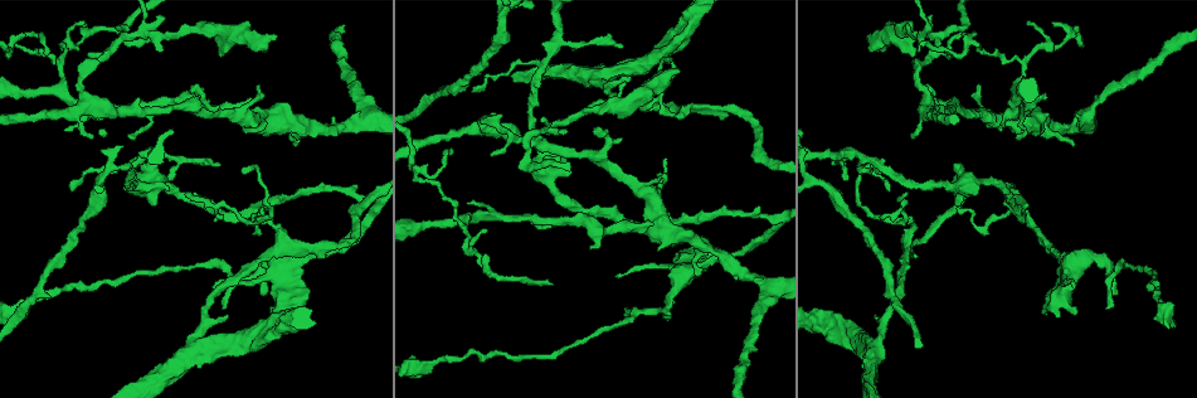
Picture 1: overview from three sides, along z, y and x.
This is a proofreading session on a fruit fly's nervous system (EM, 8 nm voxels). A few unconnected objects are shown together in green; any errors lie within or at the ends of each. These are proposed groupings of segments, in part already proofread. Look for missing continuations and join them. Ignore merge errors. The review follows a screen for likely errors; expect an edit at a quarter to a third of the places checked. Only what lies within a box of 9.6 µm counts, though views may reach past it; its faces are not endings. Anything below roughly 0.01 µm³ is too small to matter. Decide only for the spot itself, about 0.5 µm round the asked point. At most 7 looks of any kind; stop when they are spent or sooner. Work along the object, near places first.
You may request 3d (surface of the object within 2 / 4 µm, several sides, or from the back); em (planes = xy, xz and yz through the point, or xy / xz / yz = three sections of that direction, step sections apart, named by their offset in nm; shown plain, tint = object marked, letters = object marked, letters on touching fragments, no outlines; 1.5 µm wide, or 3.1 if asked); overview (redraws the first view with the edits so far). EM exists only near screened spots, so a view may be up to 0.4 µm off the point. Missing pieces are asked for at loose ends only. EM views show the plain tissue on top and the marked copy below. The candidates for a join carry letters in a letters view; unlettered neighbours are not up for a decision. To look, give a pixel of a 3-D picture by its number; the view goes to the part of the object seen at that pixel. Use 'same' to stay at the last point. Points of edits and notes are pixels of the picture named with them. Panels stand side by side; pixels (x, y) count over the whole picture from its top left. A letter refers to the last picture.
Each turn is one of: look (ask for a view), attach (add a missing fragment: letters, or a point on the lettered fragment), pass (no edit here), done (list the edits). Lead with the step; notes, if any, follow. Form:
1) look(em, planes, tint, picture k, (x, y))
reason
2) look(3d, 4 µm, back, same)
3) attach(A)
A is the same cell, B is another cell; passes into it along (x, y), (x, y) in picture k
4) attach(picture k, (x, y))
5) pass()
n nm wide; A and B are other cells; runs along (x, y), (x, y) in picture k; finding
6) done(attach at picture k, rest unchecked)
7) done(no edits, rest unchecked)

look(em, planes, letters, picture 1, (876, 315))
branch stops here

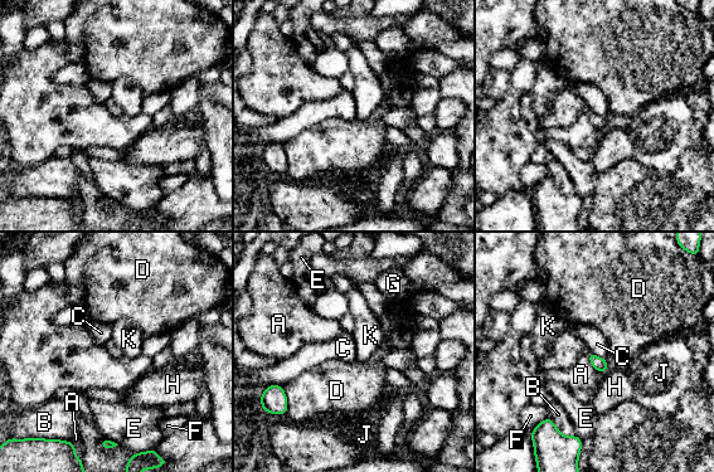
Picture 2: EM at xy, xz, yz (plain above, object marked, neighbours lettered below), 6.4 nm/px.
pass()
A, B, C, D, E, F, G, H, J and K are other cells; border along (589, 351), (605, 359) in picture 2; none of them fits

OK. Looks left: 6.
look(3d, 4 µm, picture 1, (925, 84))
tapers out

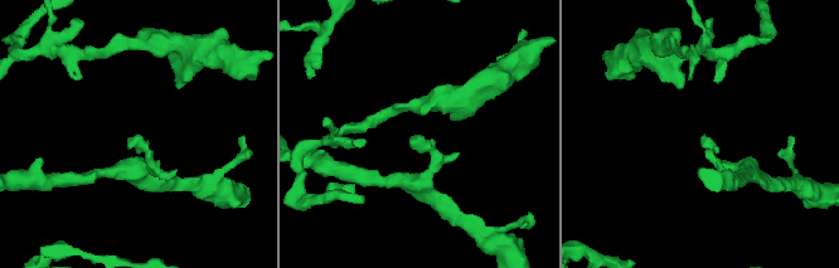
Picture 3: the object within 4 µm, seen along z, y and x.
look(em, planes, letters, picture 3, (140, 137))
need the tissue

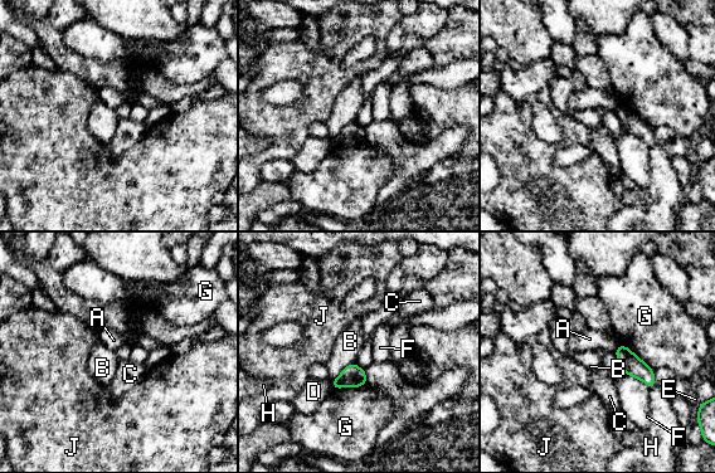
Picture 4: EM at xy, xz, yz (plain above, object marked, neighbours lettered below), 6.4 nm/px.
pass()
140 nm wide; A, B, C, D, E, F, G, H and J are other cells; border along (621, 344), (627, 346), (653, 370) in picture 4; no lettered fragment goes on from it

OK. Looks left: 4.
look(em, yz, step 8, letters, picture 1, (866, 36))
stops while still wide

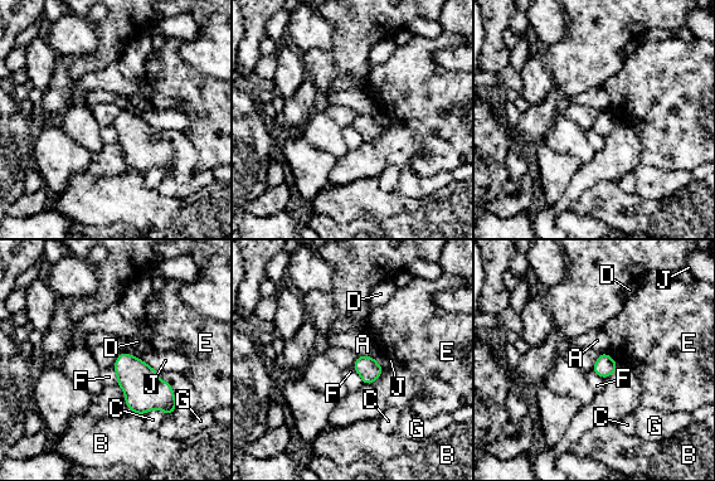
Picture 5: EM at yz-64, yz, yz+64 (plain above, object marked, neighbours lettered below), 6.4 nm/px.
look(em, planes, letters, same)

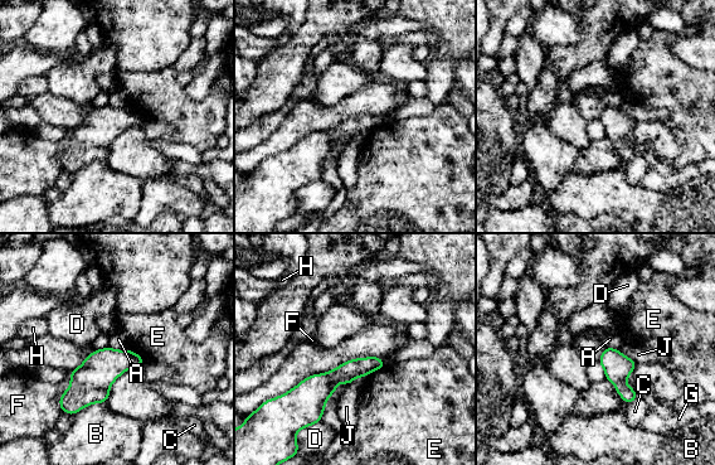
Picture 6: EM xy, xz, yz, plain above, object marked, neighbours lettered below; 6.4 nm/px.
pass()
A, B, C, D, E, F, G, H and J are other cells; runs along (380, 364), (291, 393) in picture 6; none of them fits

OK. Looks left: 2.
done(no edits, rest unchecked)

